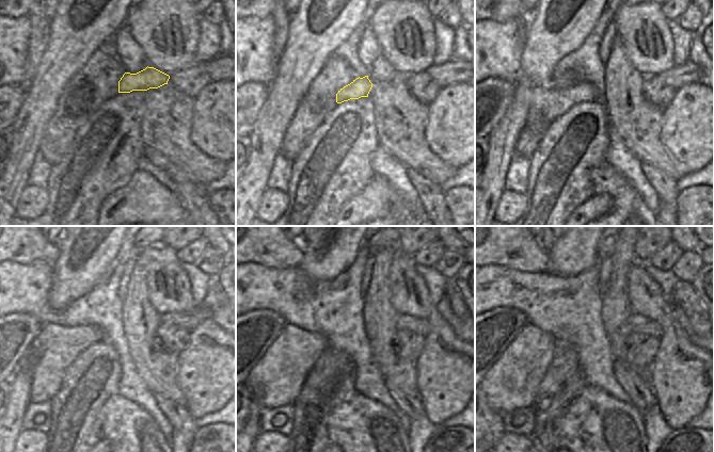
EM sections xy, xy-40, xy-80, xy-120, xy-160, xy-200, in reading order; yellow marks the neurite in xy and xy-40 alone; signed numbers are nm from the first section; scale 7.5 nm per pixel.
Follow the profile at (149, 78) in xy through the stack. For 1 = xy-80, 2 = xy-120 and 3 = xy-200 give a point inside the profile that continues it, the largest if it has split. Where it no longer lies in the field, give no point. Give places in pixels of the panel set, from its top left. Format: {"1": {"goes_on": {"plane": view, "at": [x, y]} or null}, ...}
{"1": {"goes_on": {"plane": "xy-80", "at": [549, 101]}}, "2": {"goes_on": {"plane": "xy-120", "at": [48, 357]}}, "3": {"goes_on": {"plane": "xy-200", "at": [511, 382]}}}

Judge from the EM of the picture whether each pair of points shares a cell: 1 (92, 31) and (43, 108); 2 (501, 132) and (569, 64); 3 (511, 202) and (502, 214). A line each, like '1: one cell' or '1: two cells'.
1: one cell
2: two cells
3: one cell

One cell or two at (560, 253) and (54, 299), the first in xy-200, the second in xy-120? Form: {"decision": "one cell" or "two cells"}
{"decision": "one cell"}

